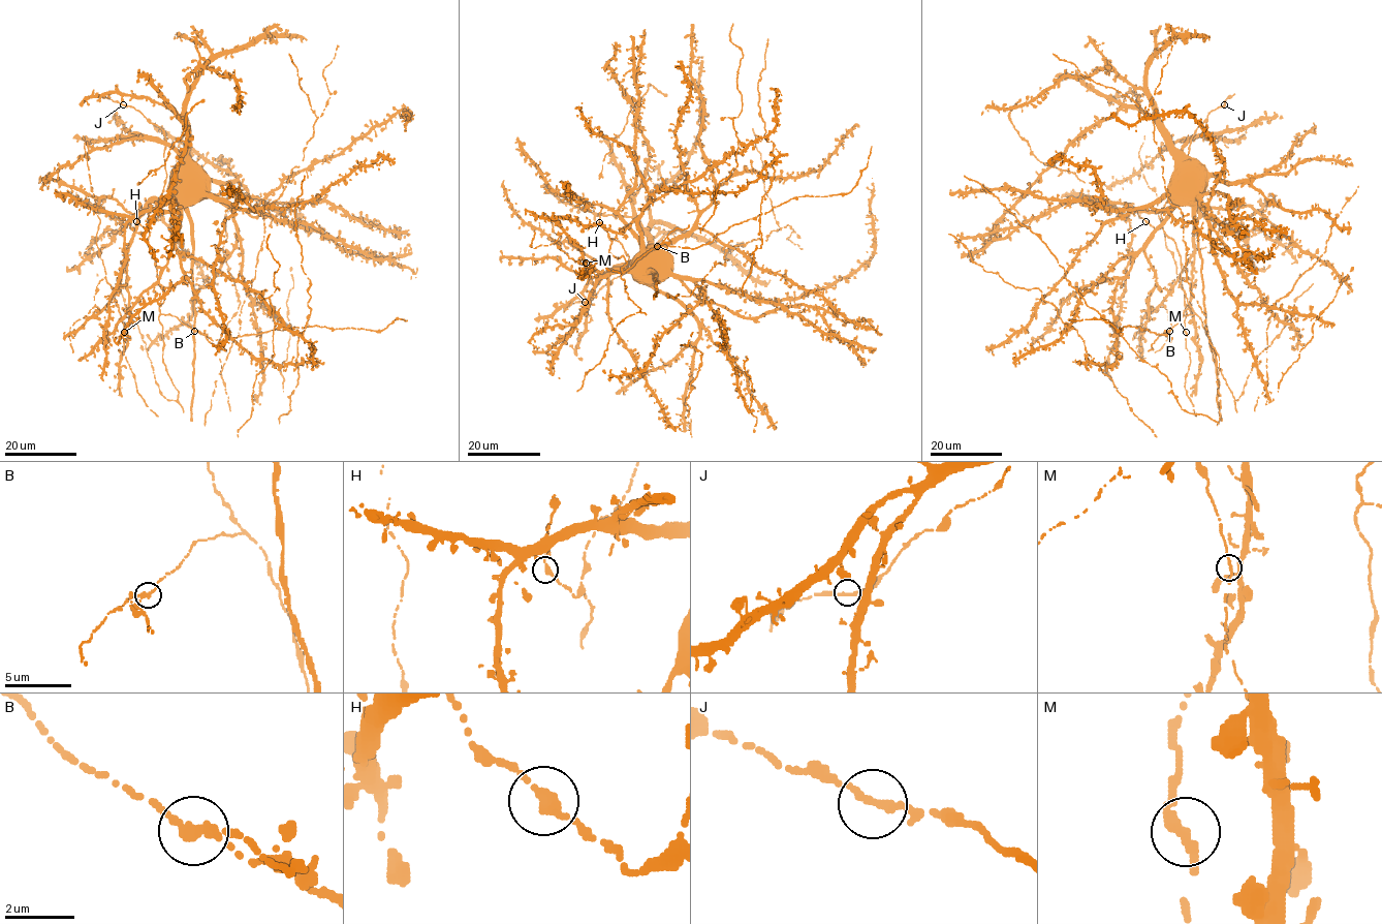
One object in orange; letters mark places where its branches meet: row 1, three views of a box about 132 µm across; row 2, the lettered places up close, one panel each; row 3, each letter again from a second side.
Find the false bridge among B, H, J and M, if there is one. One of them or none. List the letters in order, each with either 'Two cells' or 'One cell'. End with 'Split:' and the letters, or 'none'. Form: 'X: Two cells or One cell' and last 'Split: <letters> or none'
B: One cell
H: One cell
J: One cell
M: One cell
Split: none

